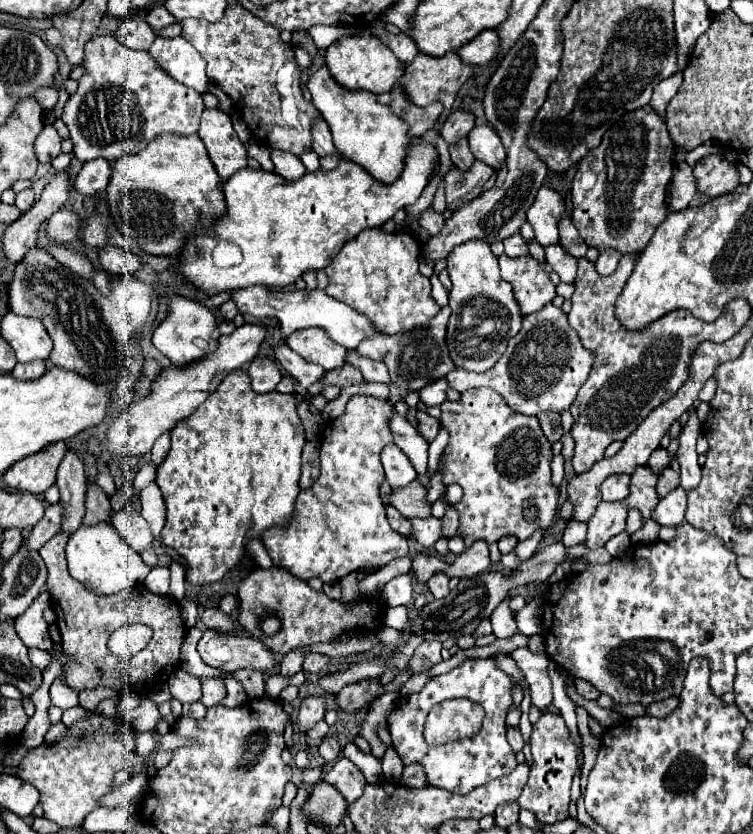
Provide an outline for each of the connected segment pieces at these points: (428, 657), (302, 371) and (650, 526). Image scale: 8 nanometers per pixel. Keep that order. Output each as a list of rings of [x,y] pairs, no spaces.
[[[423,641],[411,661],[409,661],[409,669],[411,669],[411,675],[417,675],[417,673],[423,673],[427,669],[431,669],[433,665],[437,665],[441,661],[441,643],[435,643],[435,641]]]
[[[287,343],[275,345],[273,347],[273,353],[275,353],[277,361],[281,361],[281,365],[291,373],[291,377],[295,377],[303,387],[313,385],[315,381],[319,381],[325,375],[325,369],[323,367],[305,361],[293,349],[289,349]]]
[[[643,519],[643,527],[635,535],[631,535],[631,541],[639,545],[647,545],[657,541],[657,533],[659,533],[659,525],[653,519]]]

